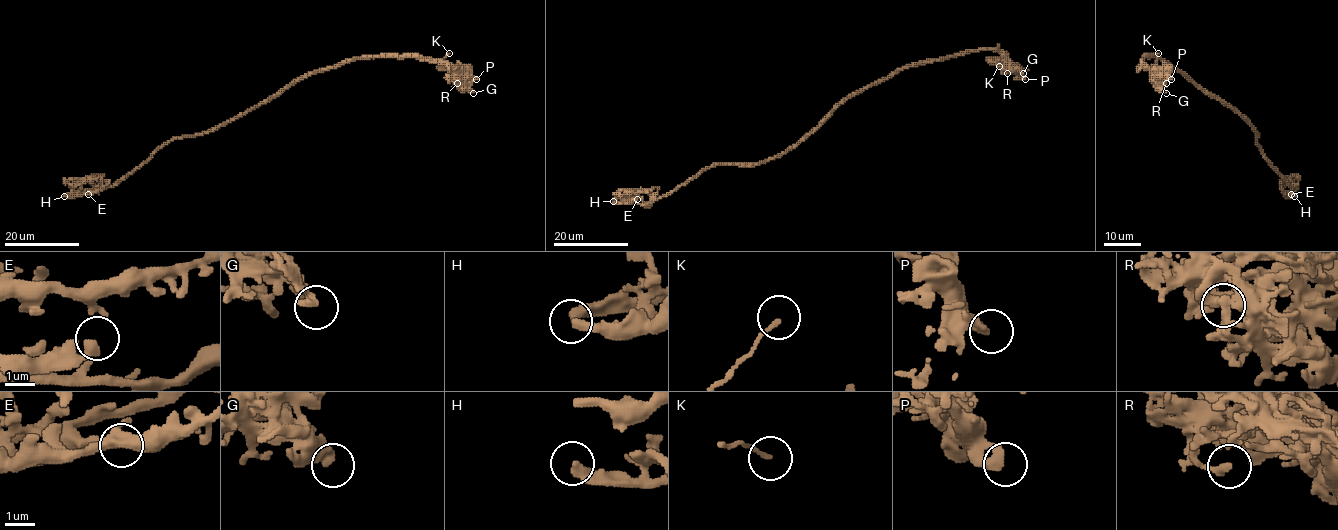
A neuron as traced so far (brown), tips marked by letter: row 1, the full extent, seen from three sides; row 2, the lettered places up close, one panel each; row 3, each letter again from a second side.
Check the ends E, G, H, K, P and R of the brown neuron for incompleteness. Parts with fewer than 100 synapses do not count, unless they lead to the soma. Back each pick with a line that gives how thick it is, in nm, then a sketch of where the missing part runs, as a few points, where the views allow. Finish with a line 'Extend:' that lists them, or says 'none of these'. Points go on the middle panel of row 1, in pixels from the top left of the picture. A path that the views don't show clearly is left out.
Extend: none of these

